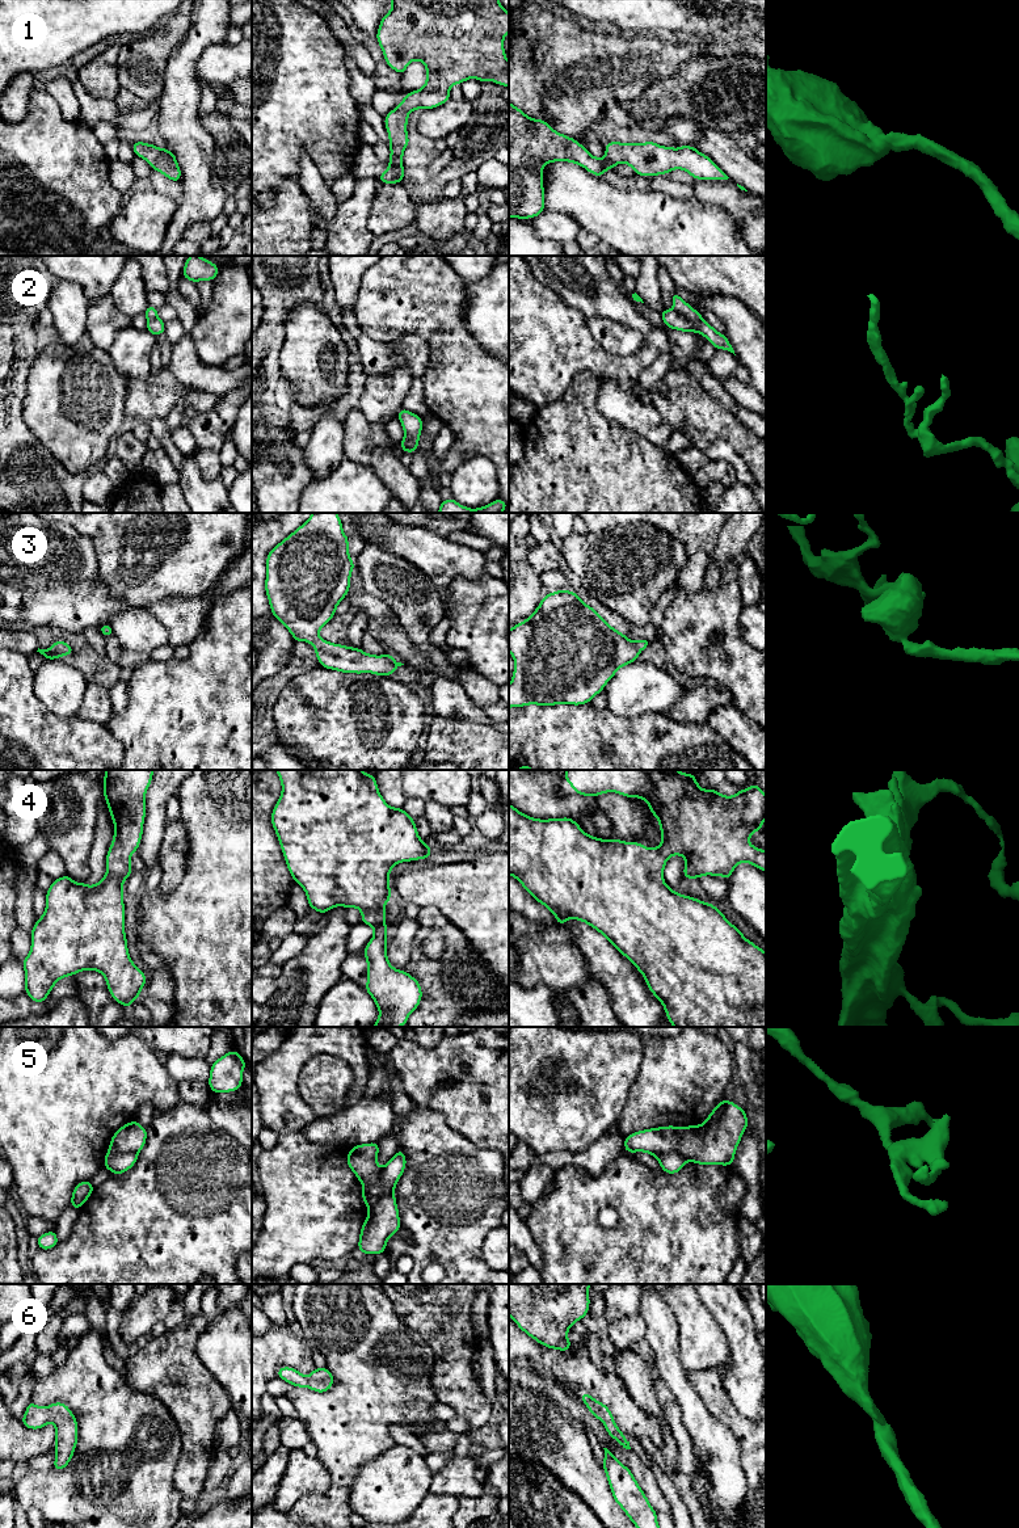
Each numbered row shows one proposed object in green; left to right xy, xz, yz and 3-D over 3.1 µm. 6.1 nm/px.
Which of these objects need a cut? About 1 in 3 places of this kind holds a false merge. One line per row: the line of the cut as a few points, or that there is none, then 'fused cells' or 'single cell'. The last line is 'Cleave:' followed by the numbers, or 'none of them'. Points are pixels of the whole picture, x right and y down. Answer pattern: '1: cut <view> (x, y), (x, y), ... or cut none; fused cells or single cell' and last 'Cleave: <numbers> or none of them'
1: cut none; single cell
2: cut yz (682, 315), (693, 320), (702, 319); fused cells
3: cut none; single cell
4: cut none; single cell
5: cut yz (656, 1156), (674, 1150), (689, 1160); fused cells
6: cut none; single cell
Cleave: 2, 5

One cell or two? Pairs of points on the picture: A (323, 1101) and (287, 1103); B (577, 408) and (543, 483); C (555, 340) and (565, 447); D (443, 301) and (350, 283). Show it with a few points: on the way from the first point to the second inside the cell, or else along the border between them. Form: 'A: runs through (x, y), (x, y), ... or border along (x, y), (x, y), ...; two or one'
A: border along (299, 1072), (299, 1095), (320, 1116); two
B: runs through (573, 426), (569, 457), (561, 464); one
C: border along (577, 373), (559, 399), (538, 408); two
D: border along (367, 269), (361, 280), (353, 311); two

